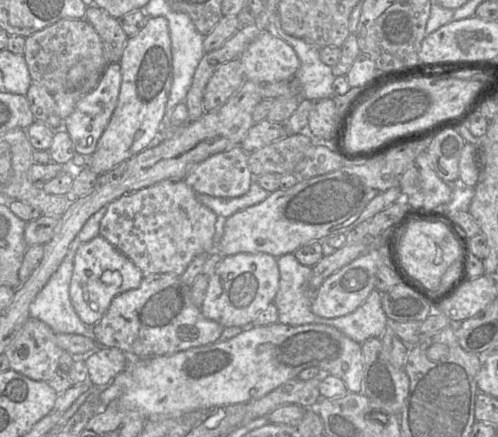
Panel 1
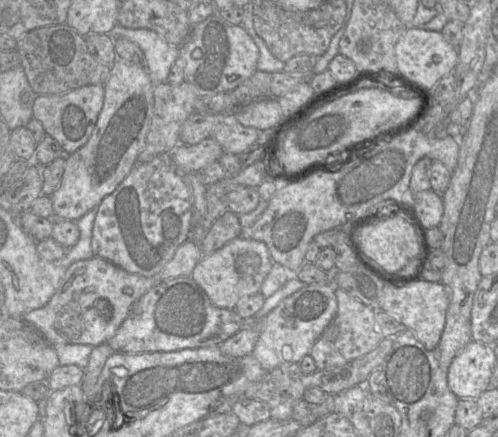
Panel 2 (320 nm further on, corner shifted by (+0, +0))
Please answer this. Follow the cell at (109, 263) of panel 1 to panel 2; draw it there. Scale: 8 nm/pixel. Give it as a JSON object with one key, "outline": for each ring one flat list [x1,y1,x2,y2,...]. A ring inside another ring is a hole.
{"outline":[[187,240,177,248,164,268,151,277,129,273,95,255,90,259,76,261,69,266,48,303,24,314,23,321,36,329,52,345,88,344,94,347,107,343,141,296,163,280,191,276,201,257,200,243]]}

